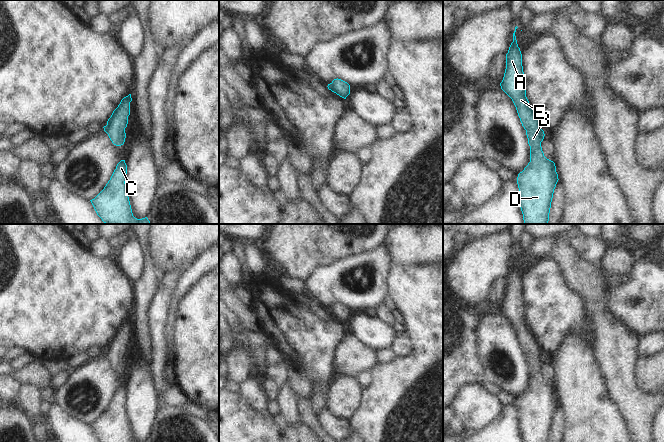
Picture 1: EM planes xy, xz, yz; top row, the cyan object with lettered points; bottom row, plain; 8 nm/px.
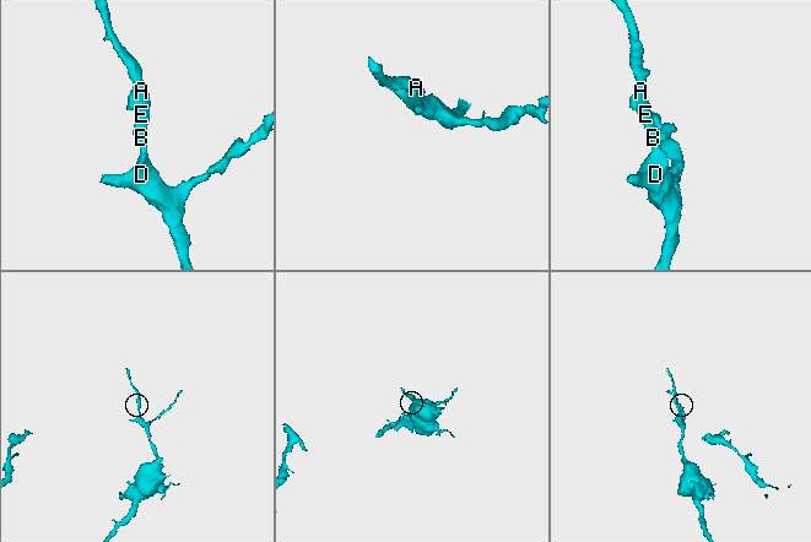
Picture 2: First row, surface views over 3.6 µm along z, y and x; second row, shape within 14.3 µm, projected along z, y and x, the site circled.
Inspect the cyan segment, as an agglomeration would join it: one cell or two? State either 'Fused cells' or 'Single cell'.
Single cell

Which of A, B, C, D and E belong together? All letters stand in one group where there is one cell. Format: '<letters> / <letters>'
A B C D E

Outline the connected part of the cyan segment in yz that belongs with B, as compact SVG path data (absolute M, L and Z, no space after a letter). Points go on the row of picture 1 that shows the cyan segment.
M516 26L513 33L513 42L506 54L506 69L500 86L513 101L522 126L526 130L528 144L530 146L530 162L517 177L520 208L523 214L524 224L548 224L553 193L559 179L555 163L544 156L541 142L543 141L545 134L541 129L540 122L526 97L522 54L515 36L517 28L518 27Z

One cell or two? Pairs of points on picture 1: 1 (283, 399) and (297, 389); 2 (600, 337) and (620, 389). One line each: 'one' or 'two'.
1: two
2: one

